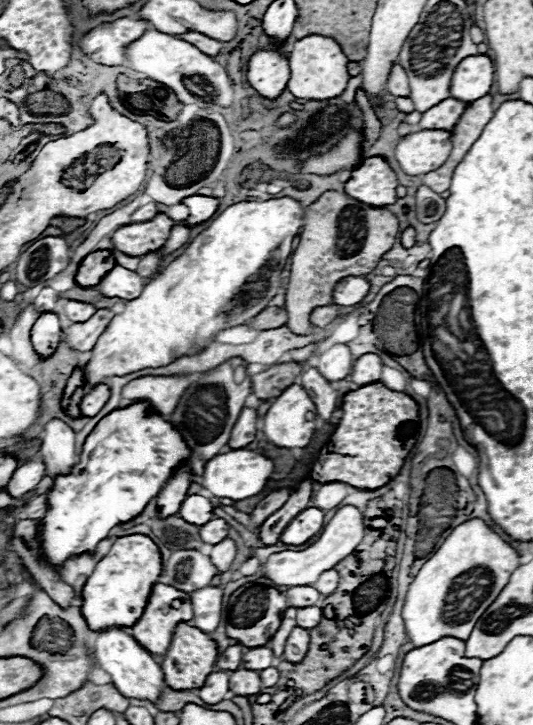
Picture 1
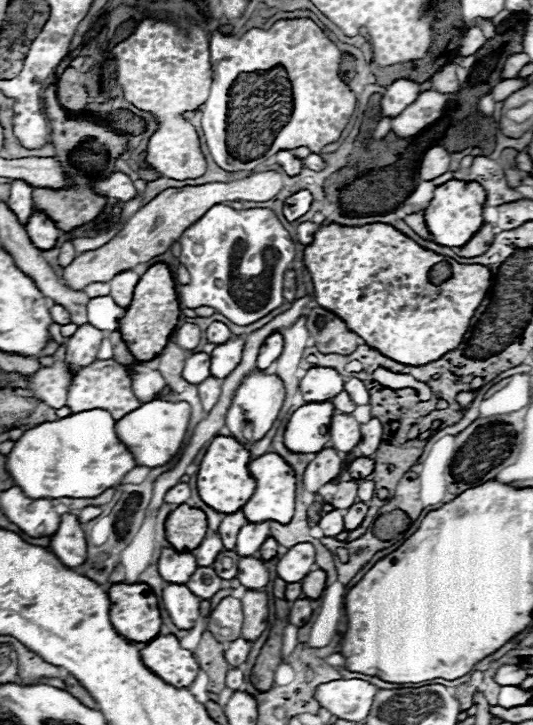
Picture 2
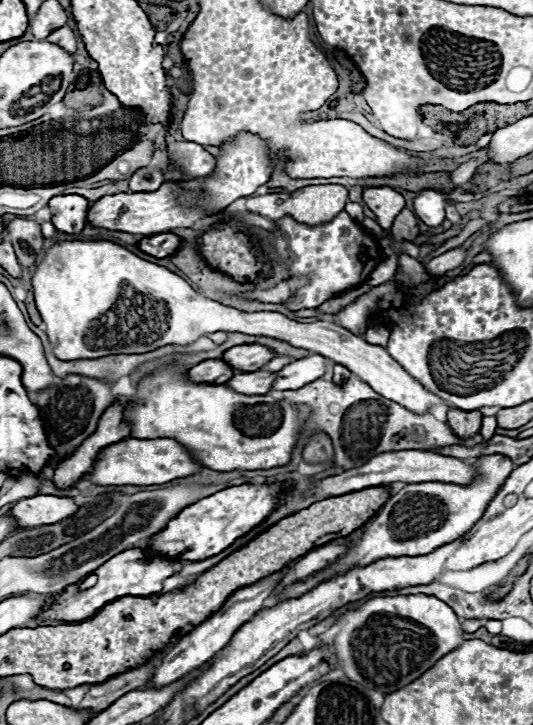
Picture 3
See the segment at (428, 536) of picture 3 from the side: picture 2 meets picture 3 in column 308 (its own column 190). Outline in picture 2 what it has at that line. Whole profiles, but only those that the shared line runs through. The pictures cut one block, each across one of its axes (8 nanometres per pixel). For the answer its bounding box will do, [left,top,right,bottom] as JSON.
[186,566,222,598]

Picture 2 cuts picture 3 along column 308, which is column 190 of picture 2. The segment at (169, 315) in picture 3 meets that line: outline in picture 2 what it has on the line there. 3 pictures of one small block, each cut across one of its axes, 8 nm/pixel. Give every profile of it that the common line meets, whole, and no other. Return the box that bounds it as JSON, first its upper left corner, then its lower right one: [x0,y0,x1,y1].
[174,324,202,350]

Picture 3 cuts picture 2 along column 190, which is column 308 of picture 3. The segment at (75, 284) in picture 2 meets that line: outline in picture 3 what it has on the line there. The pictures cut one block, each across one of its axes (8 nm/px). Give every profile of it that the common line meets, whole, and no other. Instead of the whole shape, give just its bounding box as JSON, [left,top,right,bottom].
[246,184,348,224]

